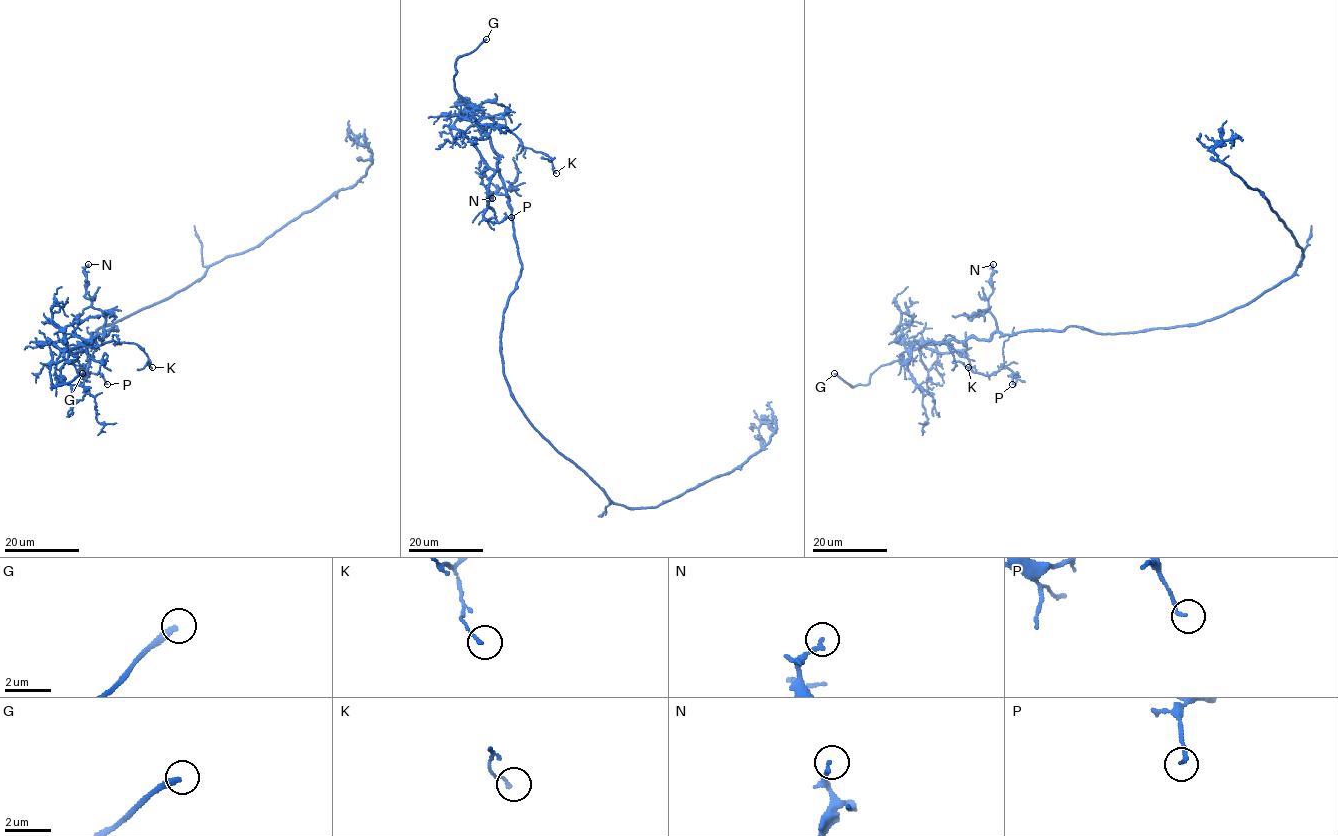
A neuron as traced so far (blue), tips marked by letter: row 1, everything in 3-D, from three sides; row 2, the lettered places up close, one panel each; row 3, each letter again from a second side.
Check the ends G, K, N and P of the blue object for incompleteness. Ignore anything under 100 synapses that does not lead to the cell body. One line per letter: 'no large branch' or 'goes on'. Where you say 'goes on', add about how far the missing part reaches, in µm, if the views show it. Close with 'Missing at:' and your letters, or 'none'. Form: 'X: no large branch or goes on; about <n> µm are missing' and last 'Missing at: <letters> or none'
G: goes on; about 40 µm are missing
K: no large branch
N: no large branch
P: no large branch
Missing at: G

